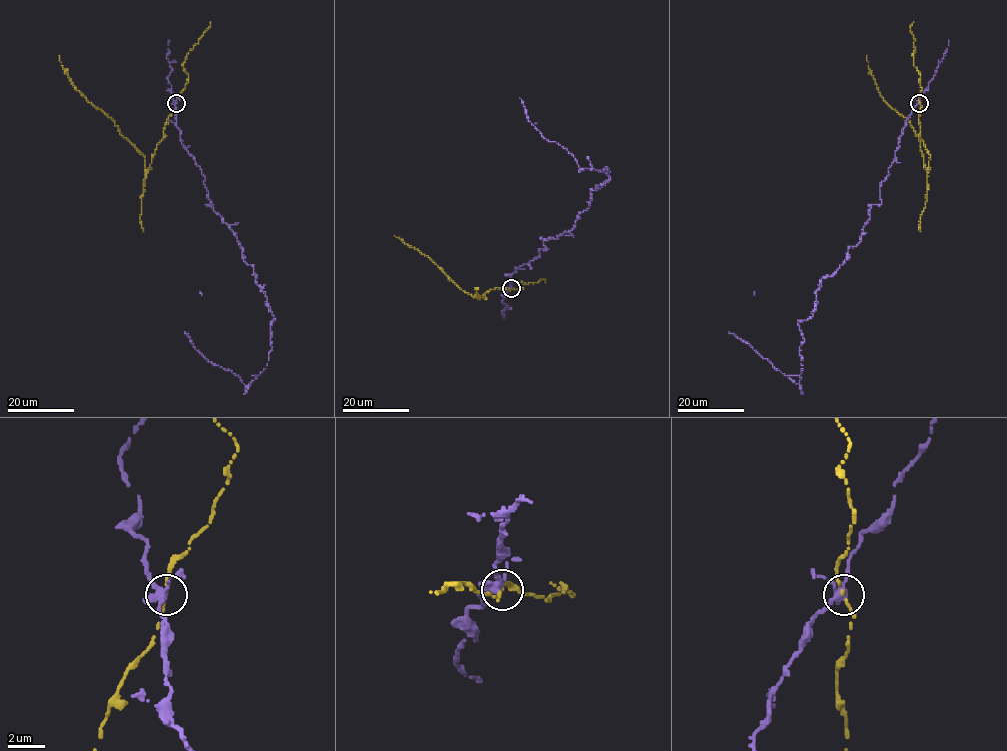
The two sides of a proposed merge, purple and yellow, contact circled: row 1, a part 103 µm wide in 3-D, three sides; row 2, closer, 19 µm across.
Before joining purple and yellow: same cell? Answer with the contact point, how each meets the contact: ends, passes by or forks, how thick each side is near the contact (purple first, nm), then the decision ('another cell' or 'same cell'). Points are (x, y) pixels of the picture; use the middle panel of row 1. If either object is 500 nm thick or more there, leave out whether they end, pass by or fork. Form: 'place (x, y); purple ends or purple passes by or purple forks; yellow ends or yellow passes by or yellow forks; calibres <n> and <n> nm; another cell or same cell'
place (511, 288); purple forks; yellow passes by; calibres 340 and 160 nm; same cell

